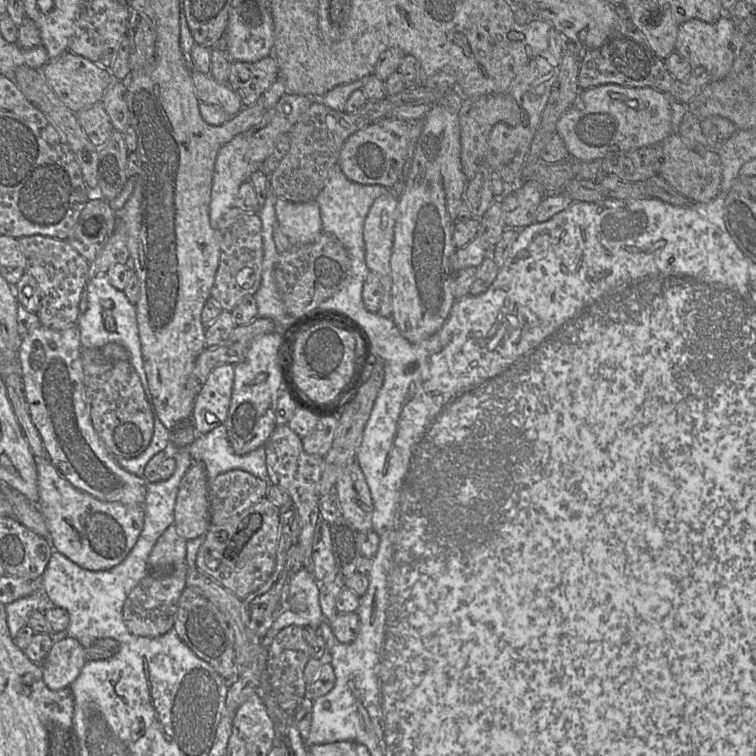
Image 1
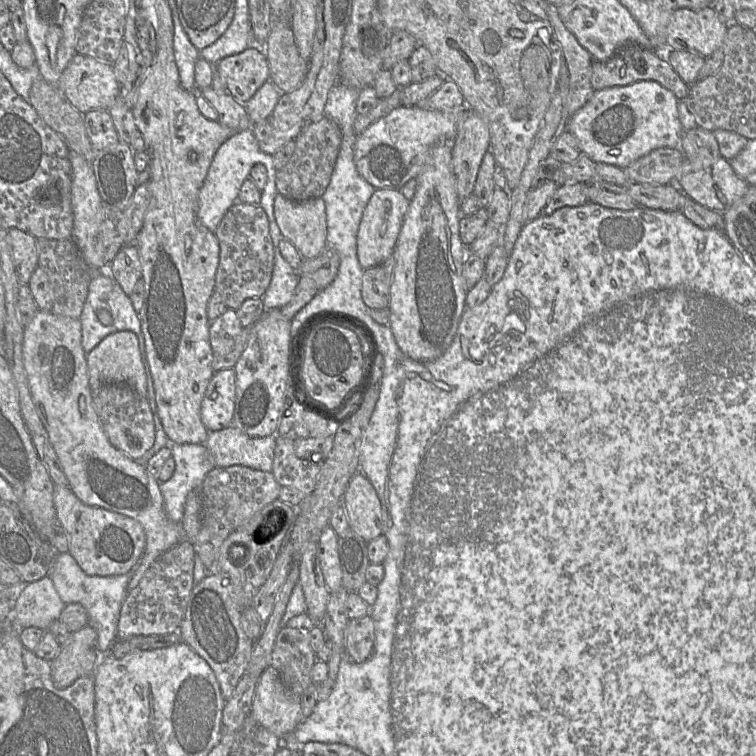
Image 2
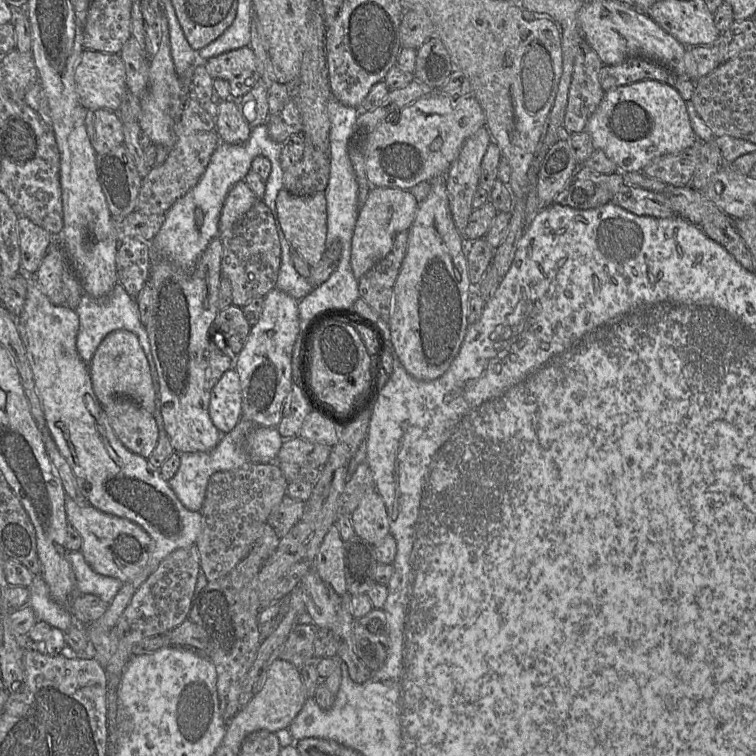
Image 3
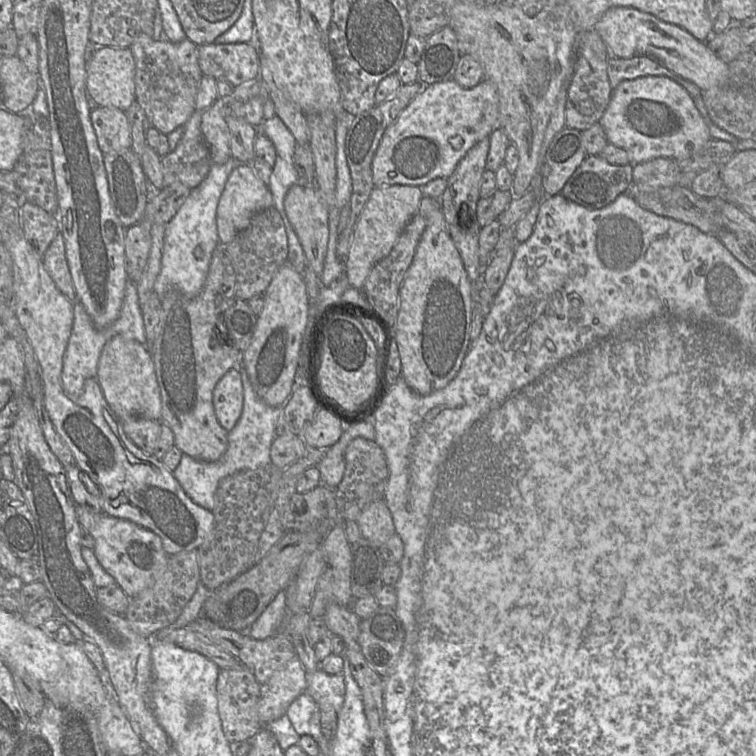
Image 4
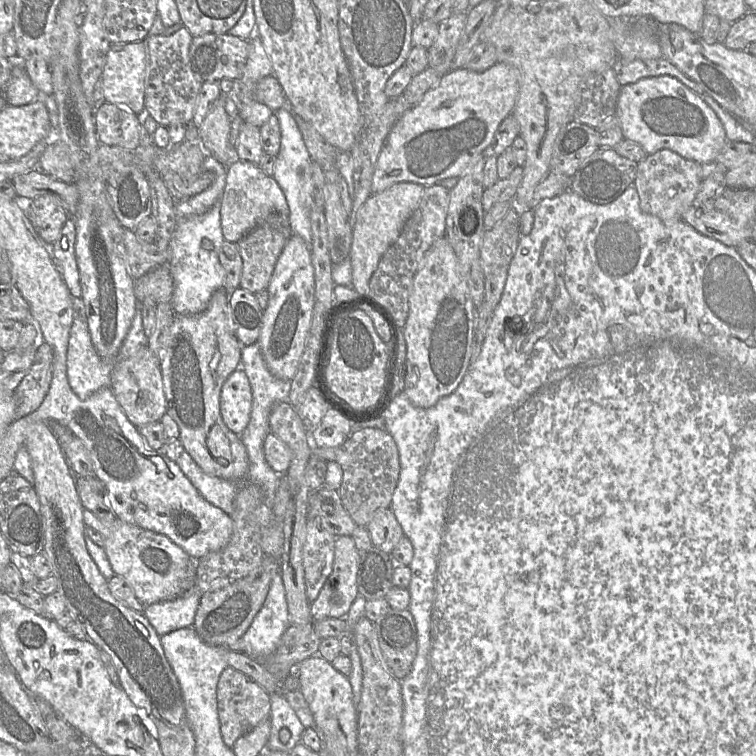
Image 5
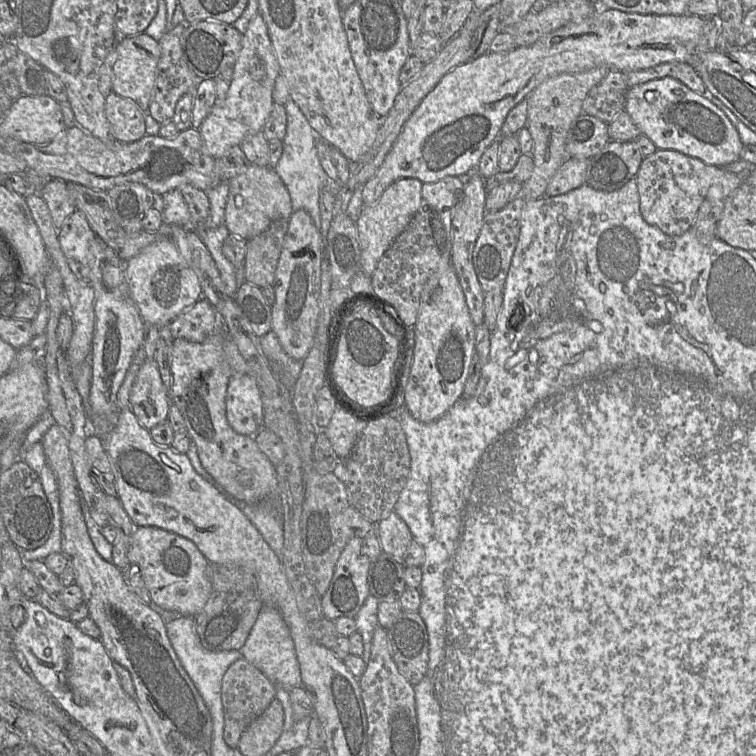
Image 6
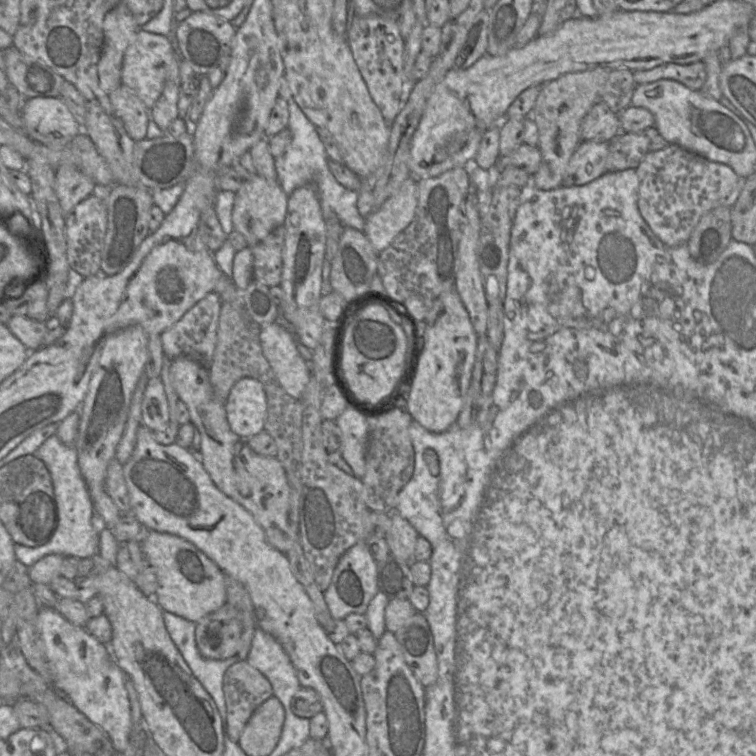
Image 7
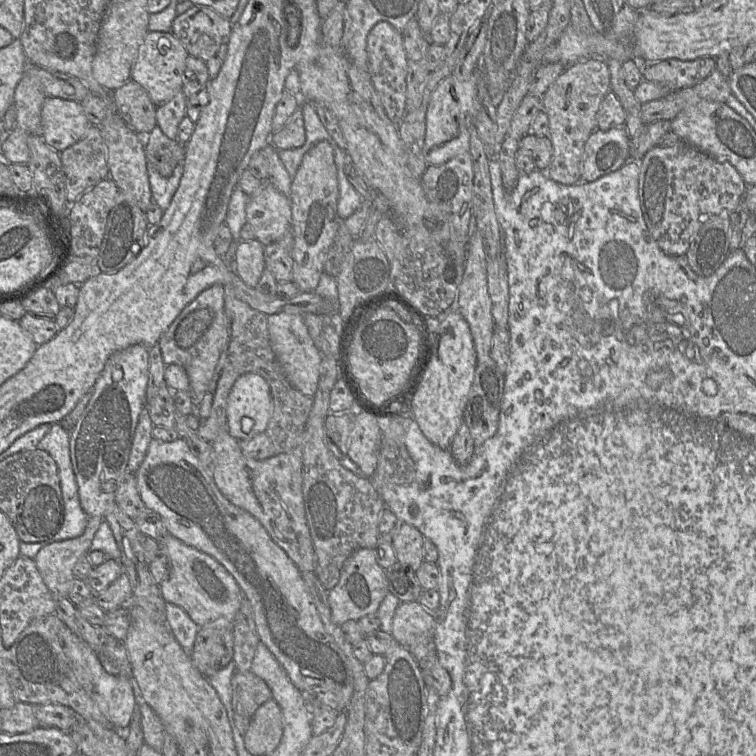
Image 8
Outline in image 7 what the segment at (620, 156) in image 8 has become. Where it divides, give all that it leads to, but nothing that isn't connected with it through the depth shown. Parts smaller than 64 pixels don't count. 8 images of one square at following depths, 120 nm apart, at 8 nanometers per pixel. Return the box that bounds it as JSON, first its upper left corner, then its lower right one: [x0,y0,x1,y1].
[561,141,609,186]

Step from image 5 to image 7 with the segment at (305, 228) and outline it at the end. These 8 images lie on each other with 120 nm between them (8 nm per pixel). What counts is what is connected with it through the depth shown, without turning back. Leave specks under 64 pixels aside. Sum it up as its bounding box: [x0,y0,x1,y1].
[275,99,344,198]

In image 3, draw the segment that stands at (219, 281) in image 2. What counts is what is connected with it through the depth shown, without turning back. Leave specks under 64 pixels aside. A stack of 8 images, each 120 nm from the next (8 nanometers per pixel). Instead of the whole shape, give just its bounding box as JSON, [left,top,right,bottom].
[219,200,281,308]

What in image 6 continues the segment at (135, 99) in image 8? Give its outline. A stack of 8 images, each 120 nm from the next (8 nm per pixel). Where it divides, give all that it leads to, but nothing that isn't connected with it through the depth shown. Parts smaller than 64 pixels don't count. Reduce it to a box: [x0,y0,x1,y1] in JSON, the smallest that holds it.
[105,92,145,143]

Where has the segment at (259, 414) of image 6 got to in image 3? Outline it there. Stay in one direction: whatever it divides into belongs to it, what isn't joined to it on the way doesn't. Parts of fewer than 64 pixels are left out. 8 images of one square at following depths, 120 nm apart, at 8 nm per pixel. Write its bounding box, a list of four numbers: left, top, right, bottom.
[209,368,242,433]

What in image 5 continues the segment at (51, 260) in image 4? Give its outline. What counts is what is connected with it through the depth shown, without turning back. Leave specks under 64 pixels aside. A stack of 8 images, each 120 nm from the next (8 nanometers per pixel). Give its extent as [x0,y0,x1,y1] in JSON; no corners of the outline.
[51,216,81,299]

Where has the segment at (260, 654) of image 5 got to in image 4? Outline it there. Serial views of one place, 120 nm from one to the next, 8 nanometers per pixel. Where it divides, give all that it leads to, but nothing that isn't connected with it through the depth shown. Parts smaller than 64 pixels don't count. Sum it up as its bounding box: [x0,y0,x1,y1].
[246,591,285,640]

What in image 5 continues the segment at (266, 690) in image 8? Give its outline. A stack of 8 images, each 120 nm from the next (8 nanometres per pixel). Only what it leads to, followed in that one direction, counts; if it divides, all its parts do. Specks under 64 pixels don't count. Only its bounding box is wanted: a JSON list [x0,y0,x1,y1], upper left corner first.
[217,666,270,748]

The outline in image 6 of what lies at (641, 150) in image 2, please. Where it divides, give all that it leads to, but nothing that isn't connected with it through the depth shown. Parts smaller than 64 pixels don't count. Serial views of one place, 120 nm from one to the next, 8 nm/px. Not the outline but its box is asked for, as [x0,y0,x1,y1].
[625,76,743,167]

